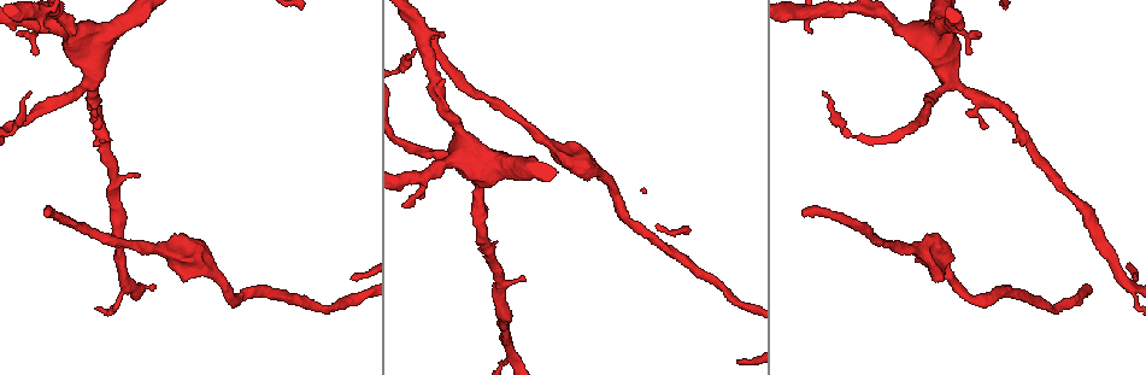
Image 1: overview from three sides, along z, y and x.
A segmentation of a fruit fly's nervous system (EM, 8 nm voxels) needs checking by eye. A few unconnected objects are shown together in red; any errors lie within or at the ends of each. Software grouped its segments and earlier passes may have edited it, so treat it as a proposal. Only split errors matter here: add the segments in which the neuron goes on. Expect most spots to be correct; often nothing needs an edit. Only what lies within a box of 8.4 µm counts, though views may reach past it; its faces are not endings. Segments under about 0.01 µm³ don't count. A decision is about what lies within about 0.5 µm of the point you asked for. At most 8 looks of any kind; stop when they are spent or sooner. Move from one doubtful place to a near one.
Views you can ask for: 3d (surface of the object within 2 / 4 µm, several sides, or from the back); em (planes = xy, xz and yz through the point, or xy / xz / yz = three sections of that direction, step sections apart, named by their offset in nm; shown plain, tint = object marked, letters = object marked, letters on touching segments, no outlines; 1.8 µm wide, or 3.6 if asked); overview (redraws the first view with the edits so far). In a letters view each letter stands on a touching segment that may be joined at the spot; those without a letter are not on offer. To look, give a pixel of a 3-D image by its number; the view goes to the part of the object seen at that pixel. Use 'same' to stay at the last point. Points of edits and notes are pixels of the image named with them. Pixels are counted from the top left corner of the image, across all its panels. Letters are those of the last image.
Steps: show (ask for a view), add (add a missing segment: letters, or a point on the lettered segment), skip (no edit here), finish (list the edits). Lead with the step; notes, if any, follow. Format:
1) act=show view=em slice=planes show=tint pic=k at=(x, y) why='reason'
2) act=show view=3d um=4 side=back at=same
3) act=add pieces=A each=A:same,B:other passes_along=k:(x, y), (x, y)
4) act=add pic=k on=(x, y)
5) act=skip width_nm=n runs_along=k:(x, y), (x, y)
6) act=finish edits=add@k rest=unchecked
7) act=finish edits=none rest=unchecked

act=show view=3d um=4 pic=1 at=(45, 216)

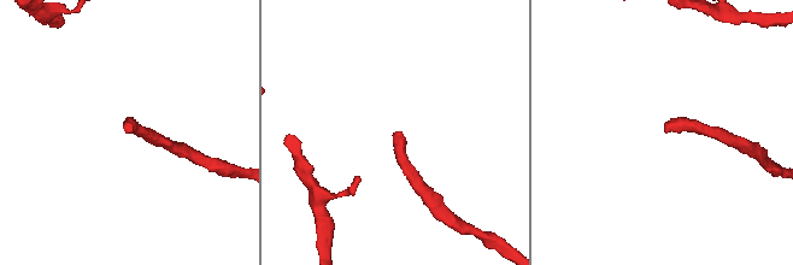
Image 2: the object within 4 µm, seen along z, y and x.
act=show view=em slice=planes show=letters pic=2 at=(396, 132)

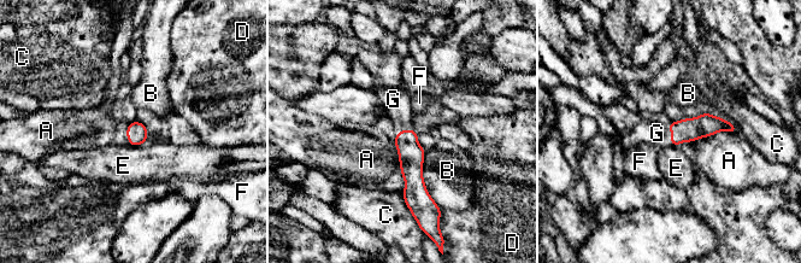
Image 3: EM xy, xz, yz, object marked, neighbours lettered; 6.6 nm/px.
act=add pieces=G width_nm=140 each=A:other,B:other,C:other,D:other,E:other,F:other,G:same passes_along=3:(688, 129), (671, 135), (657, 133) found='it goes on there'

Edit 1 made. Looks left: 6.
act=show view=overview why='see it whole again'

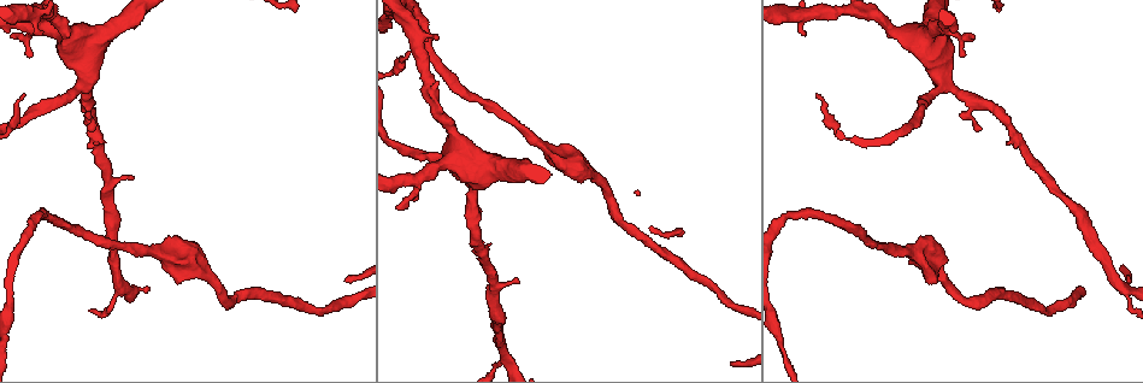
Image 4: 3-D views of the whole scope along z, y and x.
act=show view=3d um=4 side=back pic=4 at=(935, 281) why='branch stops here'

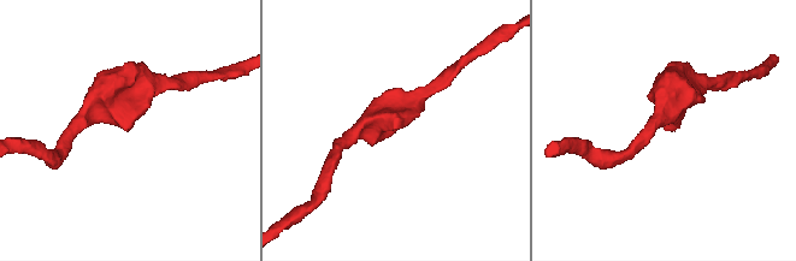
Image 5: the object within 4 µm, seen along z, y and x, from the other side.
act=show view=em slice=planes show=letters pic=5 at=(127, 127) why='need the tissue'

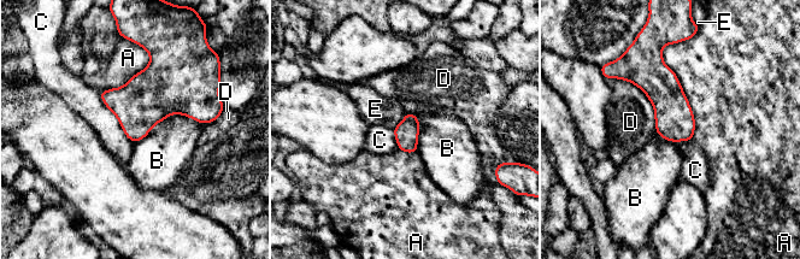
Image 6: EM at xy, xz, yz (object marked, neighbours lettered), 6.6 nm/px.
act=skip each=A:other,B:other,C:other,D:other,E:other border=6:(99, 93), (122, 131), (133, 142) found='no lettered segment goes on from it'

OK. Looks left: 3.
act=show view=3d um=4 pic=4 at=(517, 279) why='branch stops here'

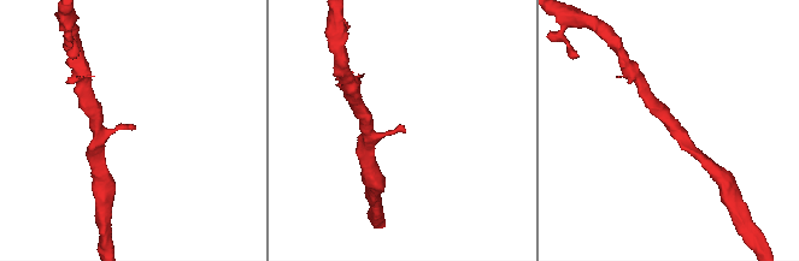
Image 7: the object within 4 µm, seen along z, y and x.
act=show view=em slice=xy step=4 show=letters pic=7 at=(400, 127)

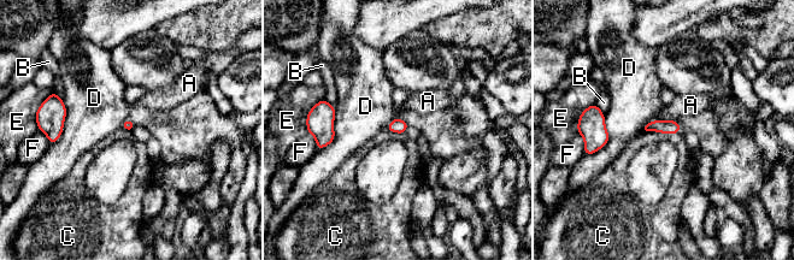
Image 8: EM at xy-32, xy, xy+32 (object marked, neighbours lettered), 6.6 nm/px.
act=skip each=A:other,B:other,C:other,D:other,E:other,F:other found='no lettered segment goes on from it'

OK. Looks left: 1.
act=finish edits=add@3 rest=unchecked

